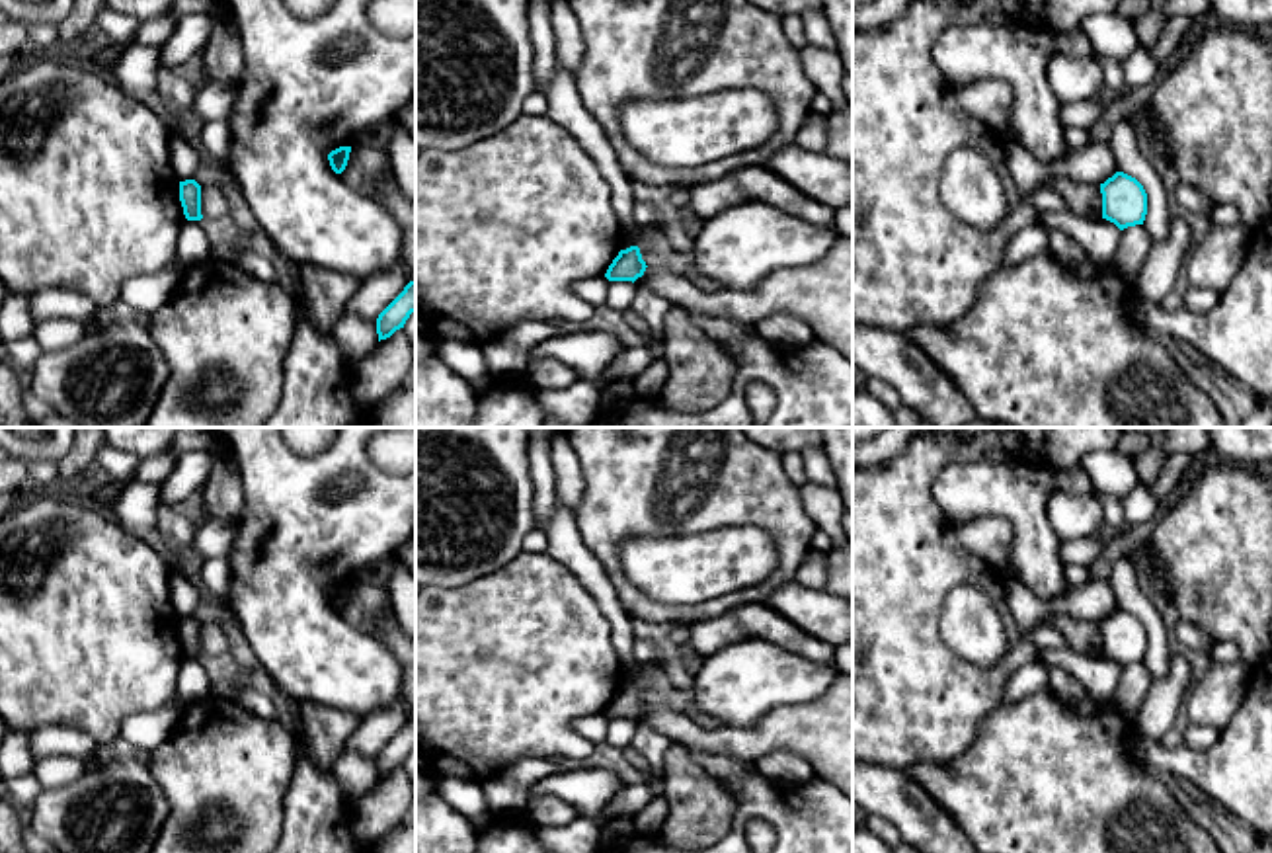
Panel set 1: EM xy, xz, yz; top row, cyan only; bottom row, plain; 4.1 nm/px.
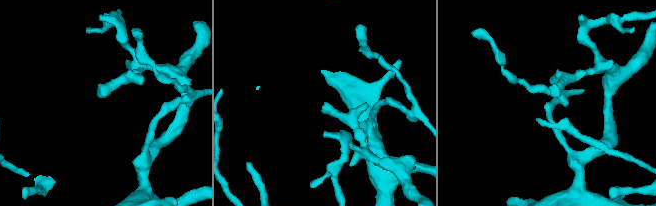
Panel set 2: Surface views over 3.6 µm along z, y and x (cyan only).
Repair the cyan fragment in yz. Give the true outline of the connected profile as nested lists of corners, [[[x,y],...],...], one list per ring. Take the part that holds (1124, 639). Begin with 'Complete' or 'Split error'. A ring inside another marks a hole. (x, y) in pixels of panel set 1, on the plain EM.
Complete. [[[1116,609],[1100,621],[1100,630],[1102,656],[1114,660],[1120,668],[1143,662],[1147,652],[1147,630],[1135,615]]]

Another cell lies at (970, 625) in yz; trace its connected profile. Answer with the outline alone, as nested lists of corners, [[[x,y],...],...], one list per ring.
[[[958,586],[944,597],[940,634],[960,658],[979,666],[999,664],[1007,650],[993,601],[974,586]]]

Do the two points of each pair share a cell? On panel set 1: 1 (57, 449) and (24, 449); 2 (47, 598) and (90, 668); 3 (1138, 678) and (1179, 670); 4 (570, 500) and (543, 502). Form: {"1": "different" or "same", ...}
{"1": "same", "2": "same", "3": "different", "4": "different"}

